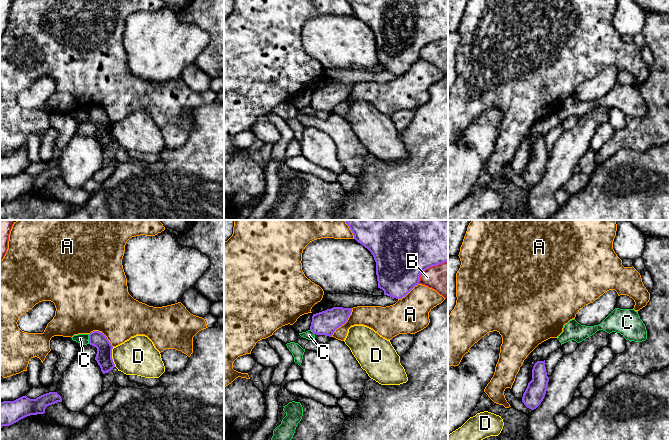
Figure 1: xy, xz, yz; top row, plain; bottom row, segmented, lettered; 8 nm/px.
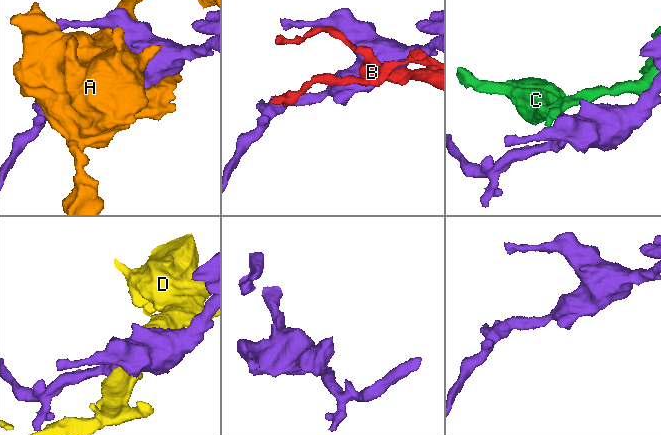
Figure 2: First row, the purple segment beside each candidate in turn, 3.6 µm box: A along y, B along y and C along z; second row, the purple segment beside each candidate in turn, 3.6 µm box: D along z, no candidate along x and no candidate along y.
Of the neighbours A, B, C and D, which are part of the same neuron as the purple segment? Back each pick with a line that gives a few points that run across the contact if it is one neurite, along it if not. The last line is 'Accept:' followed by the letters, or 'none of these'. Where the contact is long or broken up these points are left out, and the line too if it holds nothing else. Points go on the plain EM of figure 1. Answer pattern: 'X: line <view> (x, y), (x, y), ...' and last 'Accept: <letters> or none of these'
Accept: none of these

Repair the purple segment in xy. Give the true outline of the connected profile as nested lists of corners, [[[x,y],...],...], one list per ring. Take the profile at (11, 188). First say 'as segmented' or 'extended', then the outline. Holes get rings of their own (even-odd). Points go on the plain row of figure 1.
as segmented; [[[49,168],[36,175],[25,171],[14,177],[3,177],[0,179],[0,204],[10,202],[30,191],[44,190],[47,182],[57,178],[62,178],[57,168]]]

